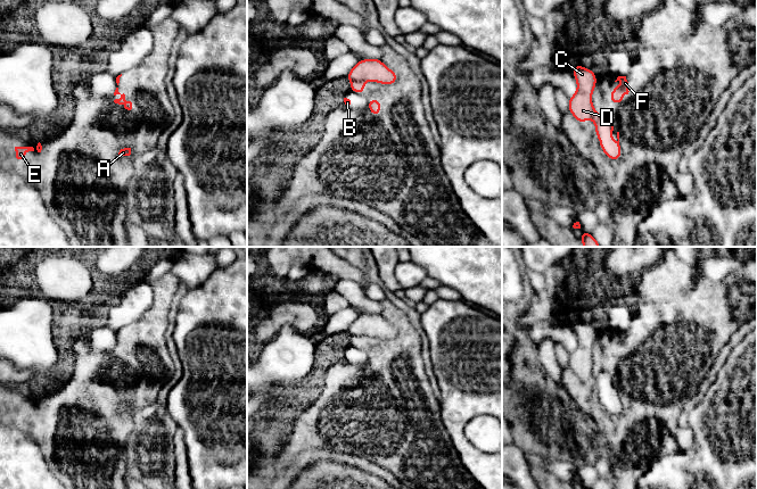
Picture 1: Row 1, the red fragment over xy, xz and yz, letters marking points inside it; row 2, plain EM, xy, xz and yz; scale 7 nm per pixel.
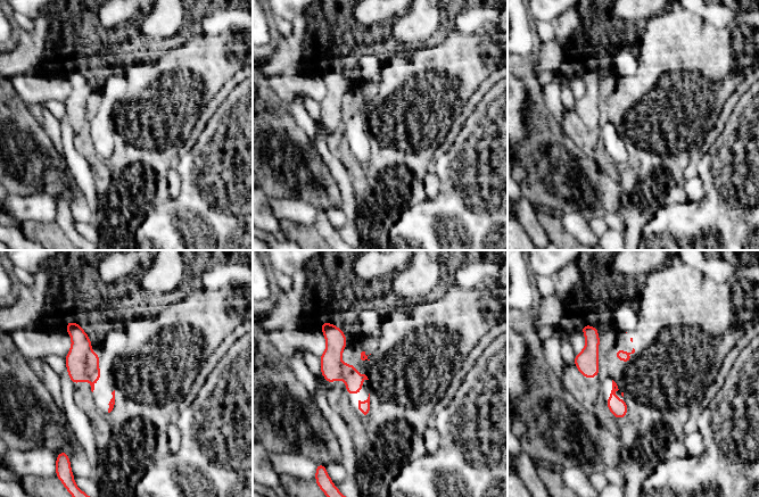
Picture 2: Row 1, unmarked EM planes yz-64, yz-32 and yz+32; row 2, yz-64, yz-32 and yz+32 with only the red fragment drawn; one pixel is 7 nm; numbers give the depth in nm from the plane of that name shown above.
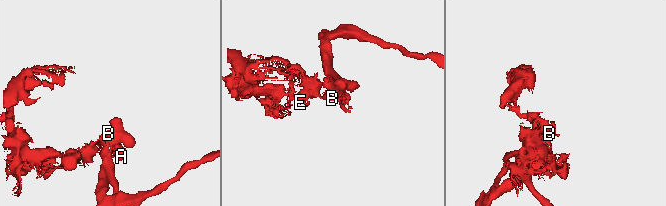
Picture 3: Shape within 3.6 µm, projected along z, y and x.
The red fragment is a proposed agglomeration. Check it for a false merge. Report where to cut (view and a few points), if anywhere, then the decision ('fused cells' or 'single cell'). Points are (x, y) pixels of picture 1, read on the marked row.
no cut | single cell

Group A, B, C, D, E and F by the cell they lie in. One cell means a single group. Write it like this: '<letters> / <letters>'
A B C D E F

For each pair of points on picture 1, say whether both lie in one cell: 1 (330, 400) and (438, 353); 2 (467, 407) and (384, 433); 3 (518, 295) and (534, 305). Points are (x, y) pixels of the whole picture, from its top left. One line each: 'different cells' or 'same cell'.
1: different cells
2: different cells
3: different cells

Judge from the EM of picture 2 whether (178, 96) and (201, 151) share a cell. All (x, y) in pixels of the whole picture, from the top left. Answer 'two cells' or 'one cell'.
two cells

